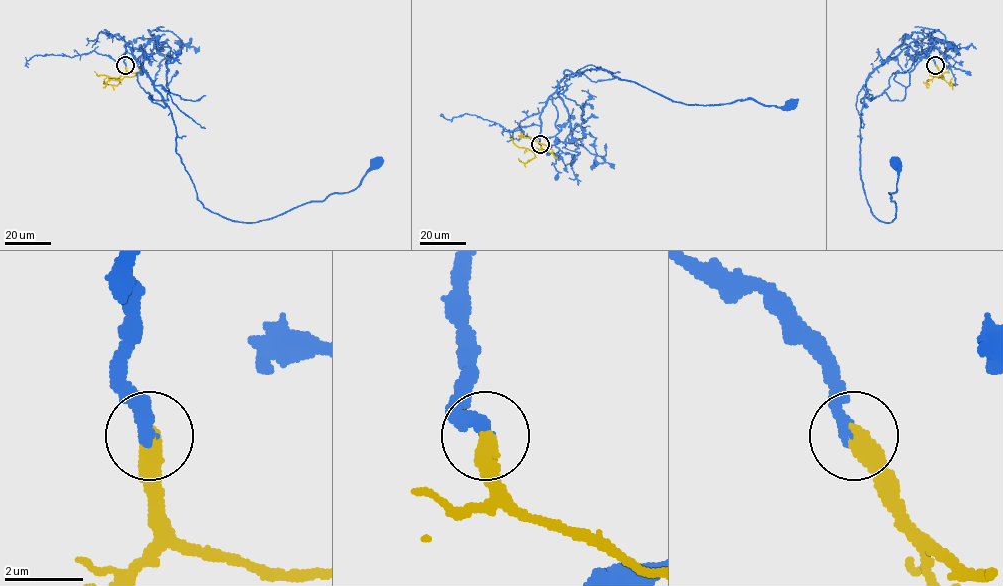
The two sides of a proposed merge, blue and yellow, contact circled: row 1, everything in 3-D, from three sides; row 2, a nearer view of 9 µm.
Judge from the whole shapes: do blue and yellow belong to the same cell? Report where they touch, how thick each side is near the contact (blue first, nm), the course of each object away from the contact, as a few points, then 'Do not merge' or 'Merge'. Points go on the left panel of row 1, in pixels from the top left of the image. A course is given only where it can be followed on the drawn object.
Place: (125, 65). Thickness 320 nm (blue) against 500 nm. Course of blue: (125, 65), (126, 44), (171, 112), (176, 152), (197, 199), (231, 220), (256, 222), (353, 190), (375, 163). Course of yellow: (125, 65), (128, 71), (137, 74), (109, 79), (105, 87). Merge

